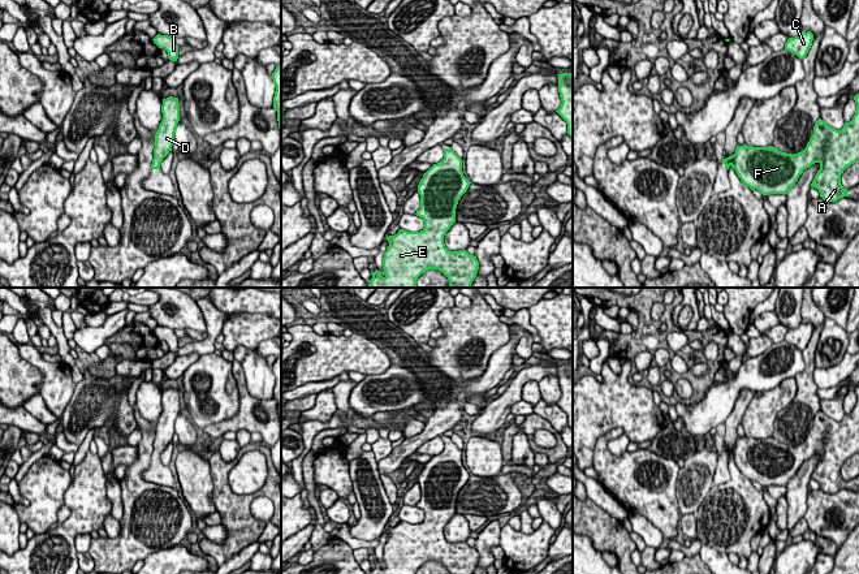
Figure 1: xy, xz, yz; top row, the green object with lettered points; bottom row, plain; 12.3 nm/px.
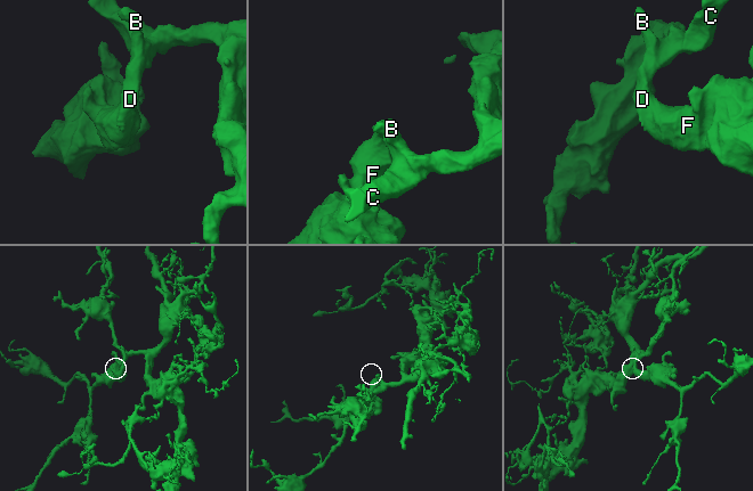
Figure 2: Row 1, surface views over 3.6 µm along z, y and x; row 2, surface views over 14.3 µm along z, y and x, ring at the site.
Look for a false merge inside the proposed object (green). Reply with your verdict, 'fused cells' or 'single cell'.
single cell

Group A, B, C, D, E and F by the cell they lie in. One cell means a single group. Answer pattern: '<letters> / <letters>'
A B C D E F

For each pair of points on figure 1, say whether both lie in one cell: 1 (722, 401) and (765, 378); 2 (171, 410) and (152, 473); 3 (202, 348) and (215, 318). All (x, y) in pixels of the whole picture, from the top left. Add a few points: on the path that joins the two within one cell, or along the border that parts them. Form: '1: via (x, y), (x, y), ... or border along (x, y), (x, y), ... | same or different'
1: via (733, 391), (747, 378), (755, 378) | same
2: via (165, 426), (155, 457) | same
3: via (210, 340), (214, 326) | same

